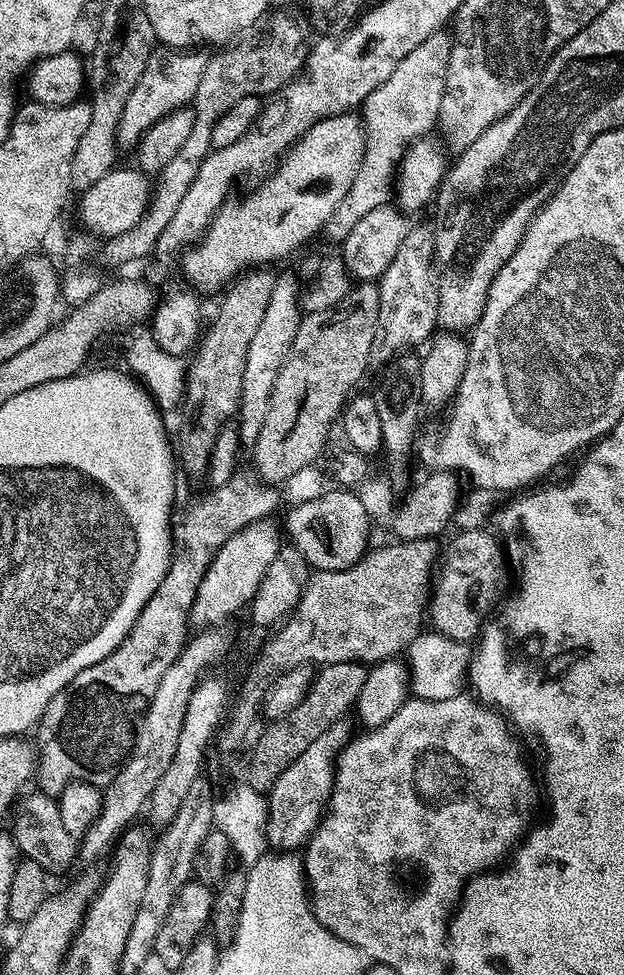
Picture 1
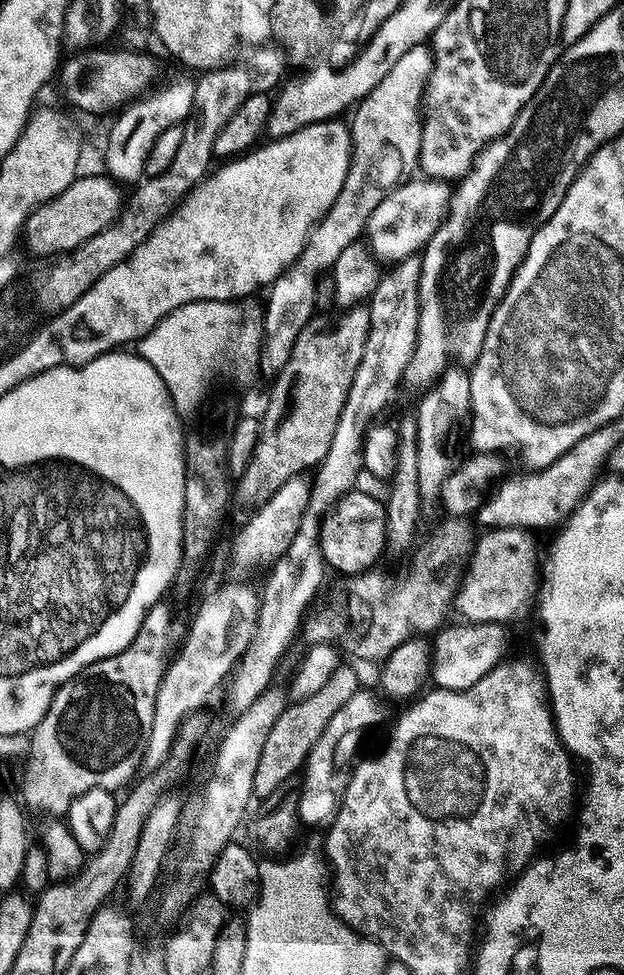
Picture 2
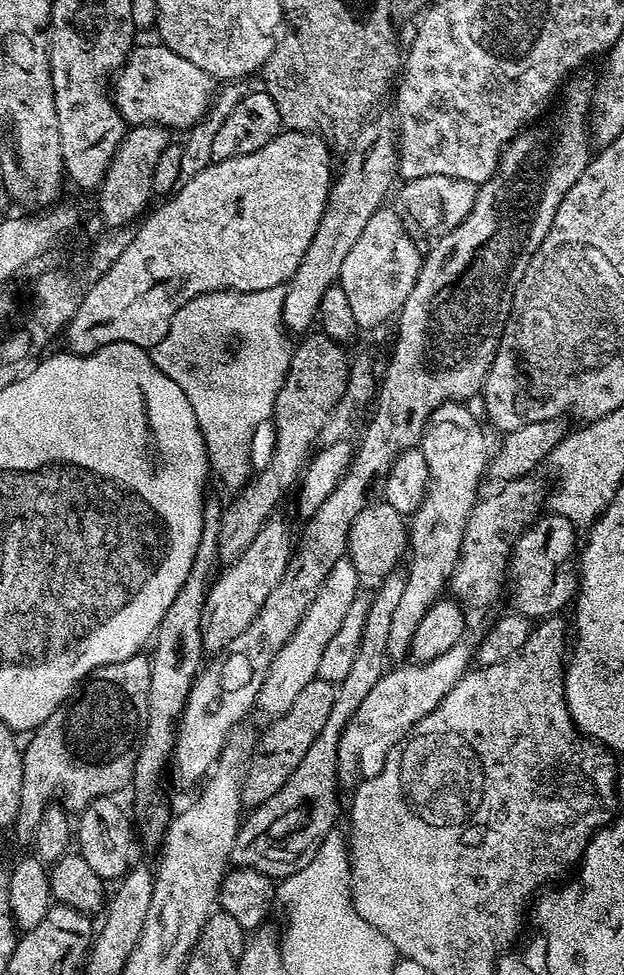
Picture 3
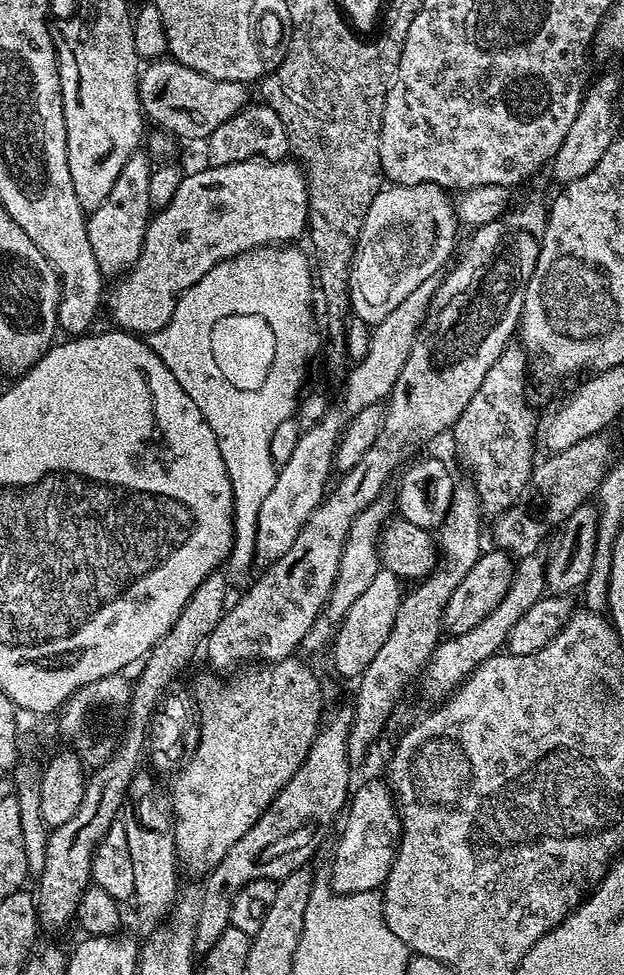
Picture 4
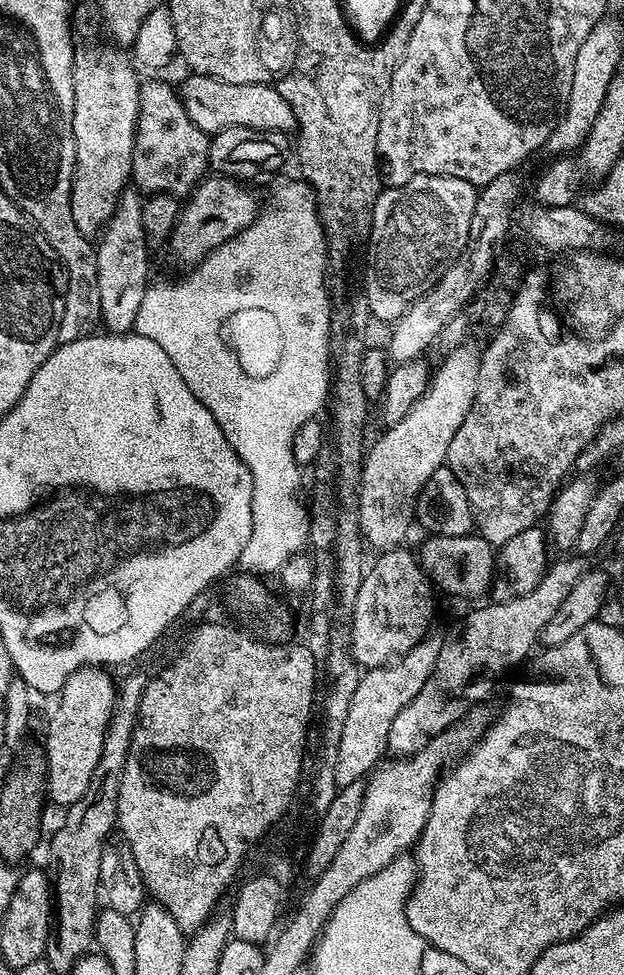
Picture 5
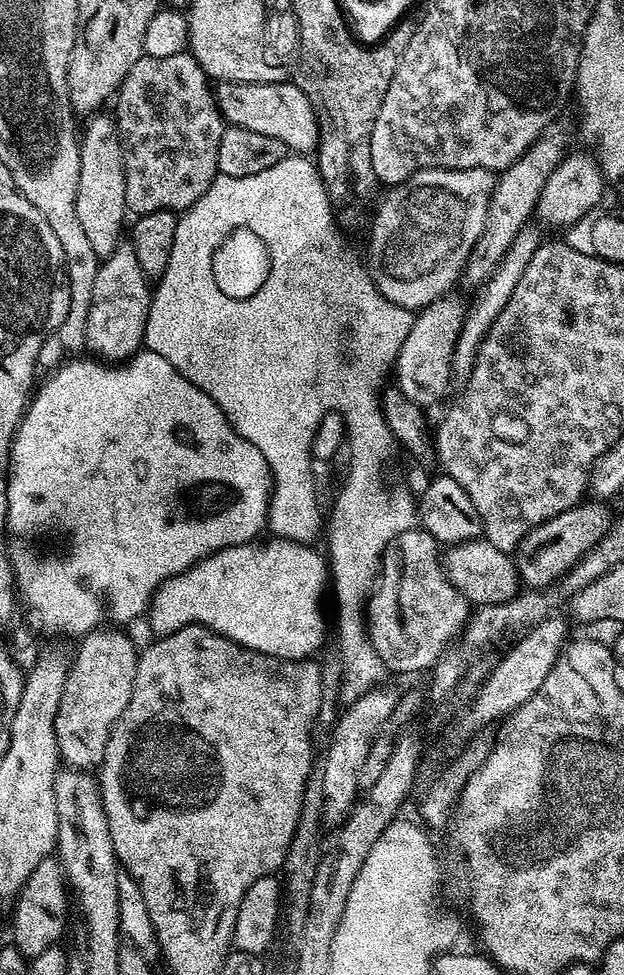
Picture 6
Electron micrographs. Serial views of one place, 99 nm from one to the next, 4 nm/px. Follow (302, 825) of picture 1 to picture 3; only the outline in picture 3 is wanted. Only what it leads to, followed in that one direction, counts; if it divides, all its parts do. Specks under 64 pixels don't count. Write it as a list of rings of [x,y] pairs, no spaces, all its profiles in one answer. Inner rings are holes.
[[[461,642],[430,661],[408,662],[405,668],[389,667],[378,682],[374,682],[374,690],[362,698],[362,704],[354,710],[350,722],[342,730],[336,767],[339,783],[355,786],[362,780],[377,776],[392,747],[402,742],[415,724],[422,722],[426,714],[440,705],[442,698],[454,690],[456,683],[470,671],[473,664],[473,645]]]

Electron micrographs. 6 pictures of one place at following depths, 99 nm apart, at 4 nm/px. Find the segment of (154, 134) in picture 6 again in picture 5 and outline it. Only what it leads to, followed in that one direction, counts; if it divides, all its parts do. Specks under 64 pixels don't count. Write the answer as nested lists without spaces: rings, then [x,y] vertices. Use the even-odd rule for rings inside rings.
[[[145,79],[140,85],[131,183],[144,194],[165,192],[171,196],[187,197],[209,171],[209,139],[209,133],[198,130],[198,126],[190,122],[190,114],[186,114],[175,87],[171,88],[164,80]]]

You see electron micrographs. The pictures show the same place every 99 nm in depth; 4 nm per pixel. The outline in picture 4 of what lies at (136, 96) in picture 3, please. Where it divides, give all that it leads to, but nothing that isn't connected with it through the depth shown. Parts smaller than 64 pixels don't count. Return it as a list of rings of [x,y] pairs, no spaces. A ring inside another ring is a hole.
[[[171,58],[151,61],[140,74],[140,106],[145,117],[173,137],[184,140],[207,141],[209,134],[218,130],[226,118],[238,114],[249,103],[248,84],[212,80],[190,66],[182,66]]]

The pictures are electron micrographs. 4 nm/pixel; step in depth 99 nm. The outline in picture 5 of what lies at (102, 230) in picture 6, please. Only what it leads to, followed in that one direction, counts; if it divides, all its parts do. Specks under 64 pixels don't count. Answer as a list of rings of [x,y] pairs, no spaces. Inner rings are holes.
[[[77,7],[74,12],[75,35],[79,37],[79,39],[81,36],[84,41],[82,41],[81,44],[79,41],[79,43],[75,45],[76,53],[74,54],[74,62],[72,63],[72,77],[74,78],[74,150],[76,151],[76,173],[72,176],[70,214],[74,214],[74,226],[78,226],[80,233],[86,237],[92,238],[103,229],[105,224],[107,224],[109,218],[114,214],[114,210],[120,204],[121,194],[125,192],[130,184],[130,177],[132,174],[132,155],[134,154],[134,138],[136,137],[136,119],[138,118],[138,110],[140,109],[140,85],[142,80],[141,77],[136,77],[137,69],[134,67],[133,61],[130,59],[127,51],[121,50],[116,46],[111,46],[106,42],[105,44],[99,44],[99,42],[95,40],[96,28],[98,32],[98,16],[91,7],[88,8]]]

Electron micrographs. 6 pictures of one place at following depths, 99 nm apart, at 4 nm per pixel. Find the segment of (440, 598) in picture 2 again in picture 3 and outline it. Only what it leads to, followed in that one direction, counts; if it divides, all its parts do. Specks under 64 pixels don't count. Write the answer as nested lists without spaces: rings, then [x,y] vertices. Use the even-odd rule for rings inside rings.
[[[535,475],[520,476],[501,483],[493,496],[477,499],[464,529],[464,545],[460,560],[450,581],[453,597],[472,596],[476,604],[484,604],[500,588],[500,579],[509,571],[509,560],[516,540],[540,519],[546,508],[546,488]],[[485,499],[485,500],[484,500]],[[453,592],[453,593],[452,593]]]

